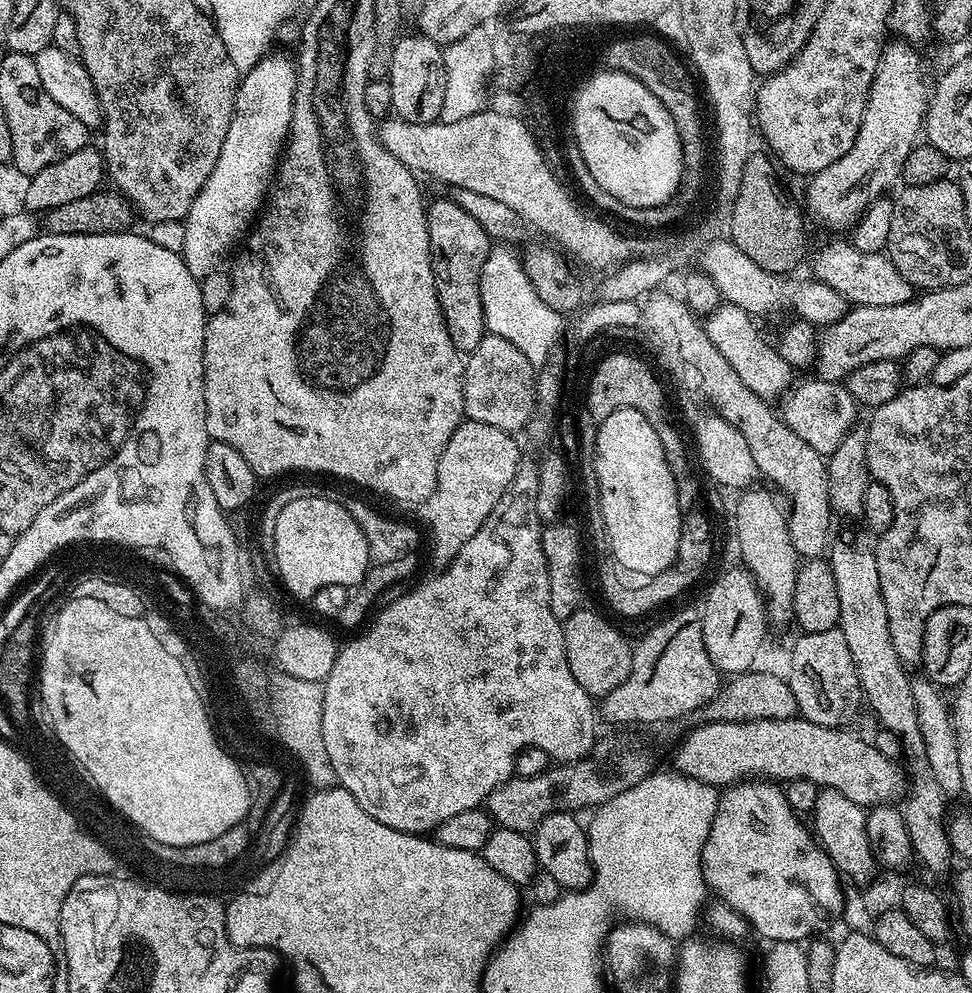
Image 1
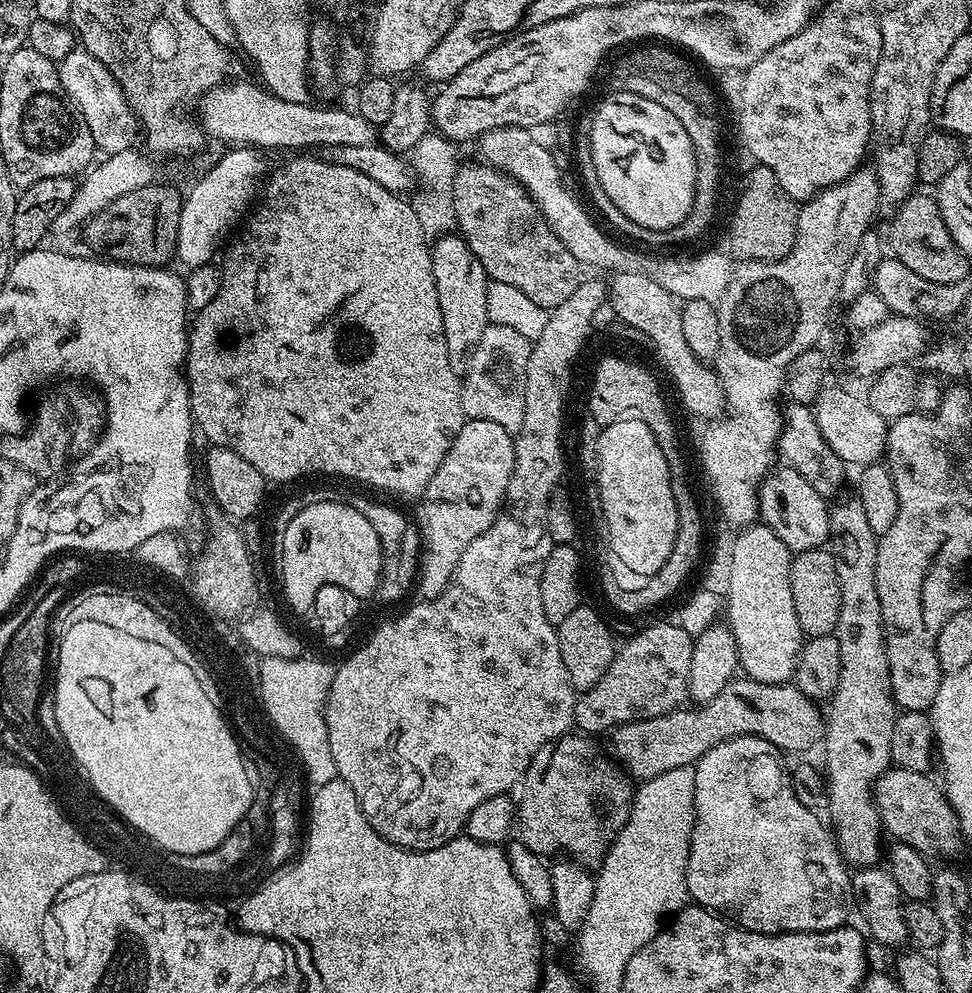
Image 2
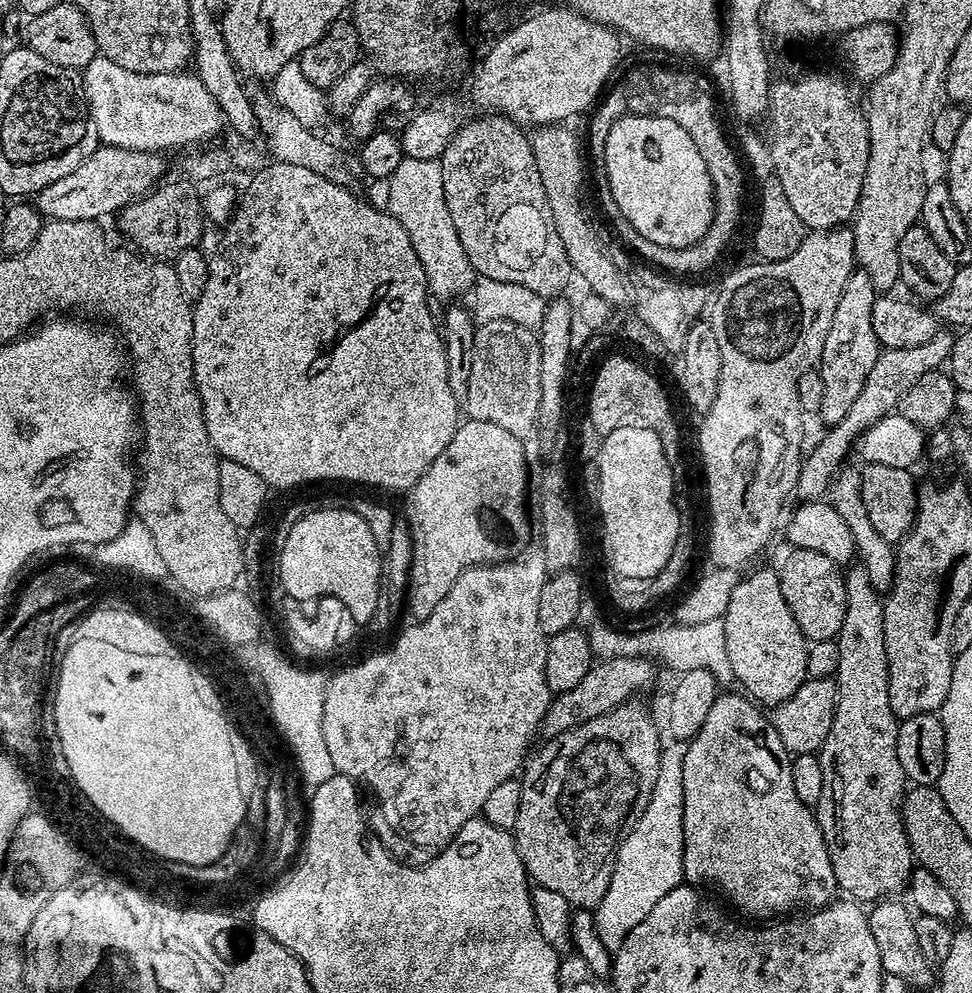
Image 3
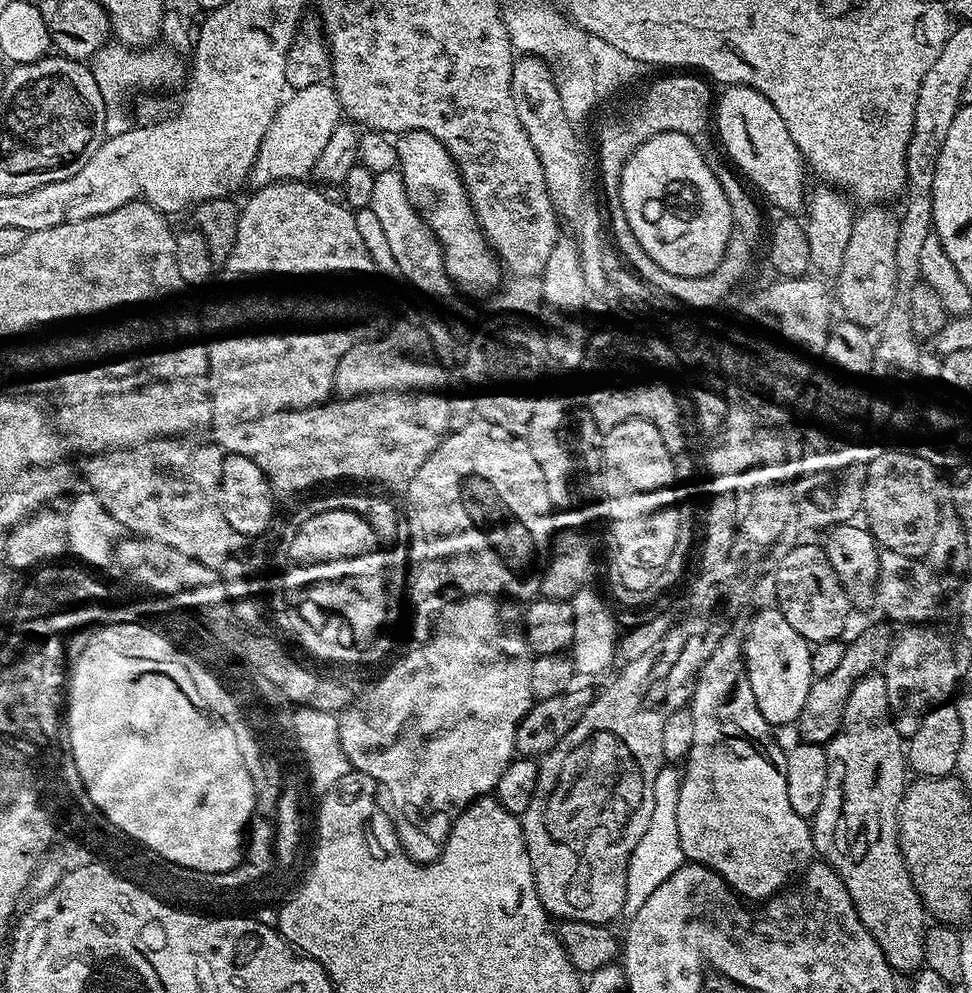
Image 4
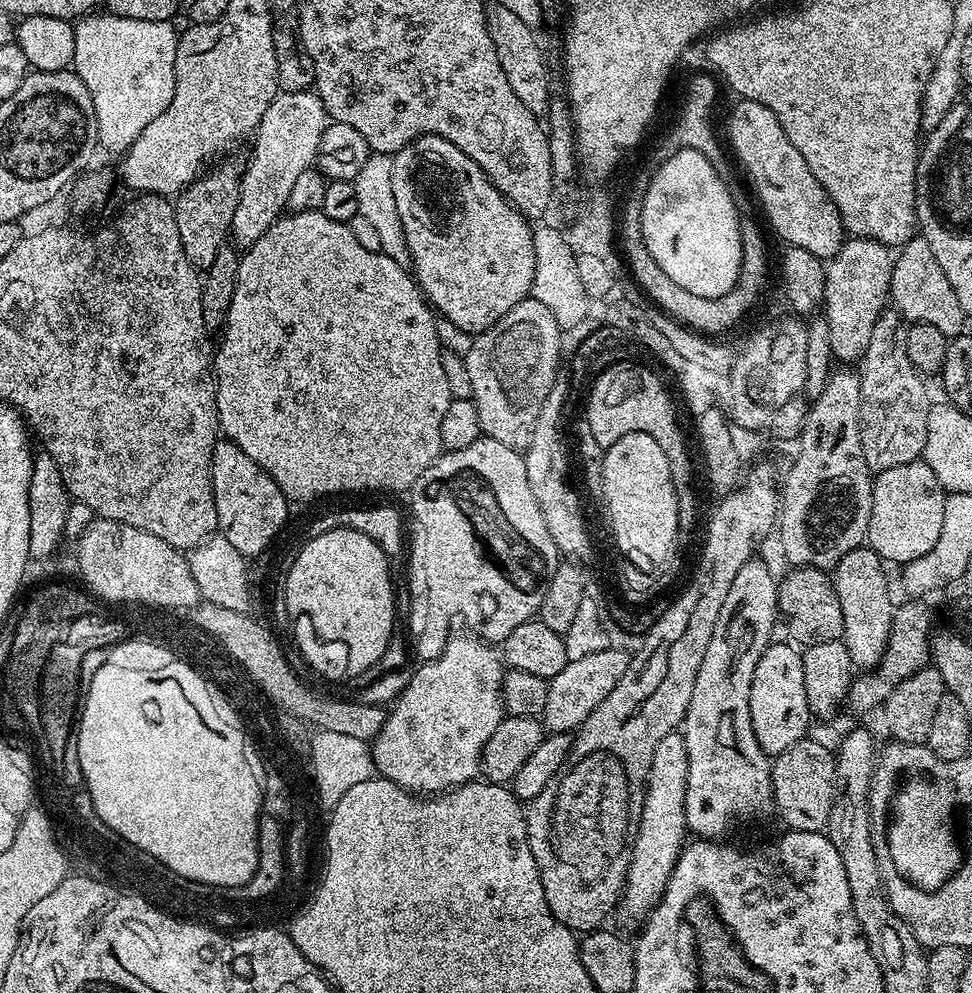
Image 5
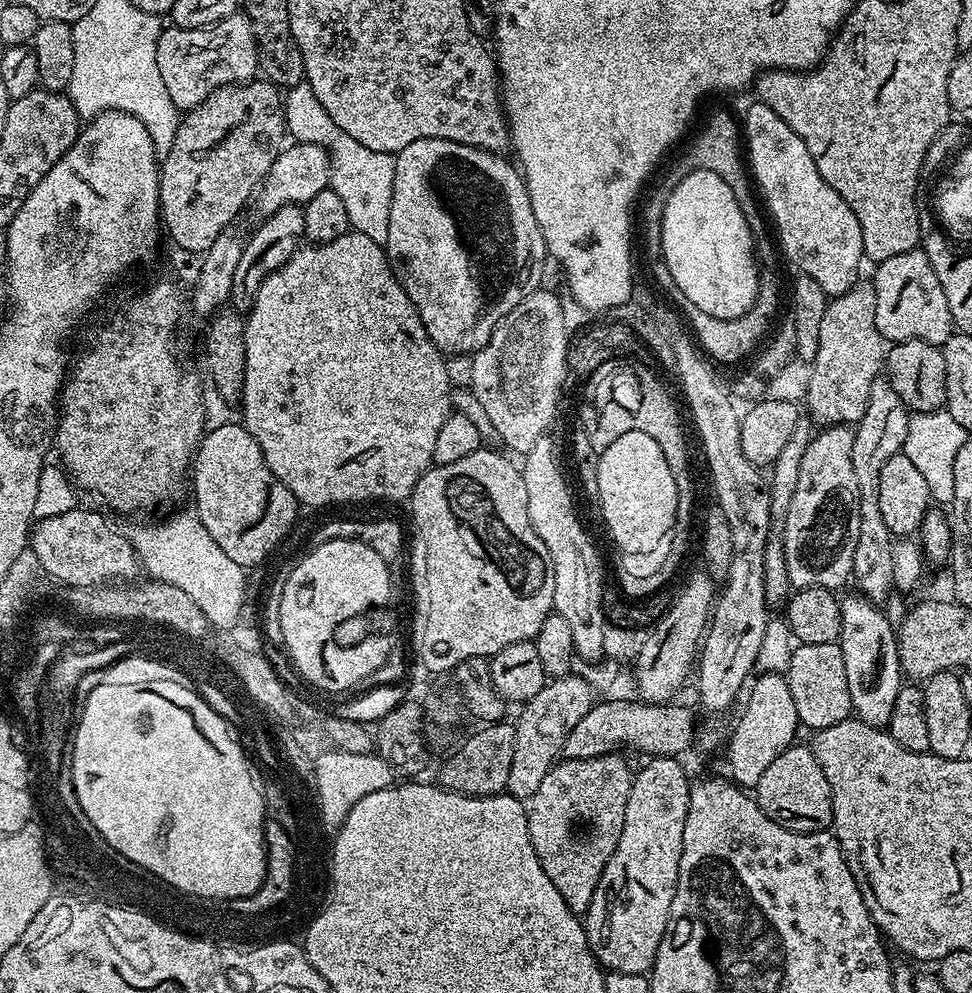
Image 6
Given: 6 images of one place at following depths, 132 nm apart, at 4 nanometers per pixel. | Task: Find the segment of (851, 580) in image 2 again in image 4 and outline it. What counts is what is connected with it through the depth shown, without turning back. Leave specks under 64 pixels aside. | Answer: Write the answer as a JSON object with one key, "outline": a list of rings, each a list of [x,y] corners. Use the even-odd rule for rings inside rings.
{"outline":[[[869,674],[852,687],[842,714],[840,728],[826,745],[826,790],[815,816],[811,817],[812,847],[823,863],[829,864],[842,878],[846,894],[862,918],[862,926],[878,942],[886,962],[897,974],[915,974],[924,967],[924,929],[926,909],[910,878],[910,870],[900,849],[900,821],[896,816],[904,800],[904,772],[906,773],[906,744],[892,721],[883,675]]]}

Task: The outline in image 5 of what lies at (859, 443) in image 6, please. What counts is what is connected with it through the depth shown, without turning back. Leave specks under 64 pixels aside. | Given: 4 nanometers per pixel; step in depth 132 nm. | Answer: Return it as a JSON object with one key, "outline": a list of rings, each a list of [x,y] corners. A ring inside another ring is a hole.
{"outline":[[[885,307],[874,322],[874,334],[870,334],[870,343],[858,361],[862,454],[873,473],[914,462],[924,455],[930,399],[925,377],[906,354],[908,330],[904,317],[895,308]]]}

